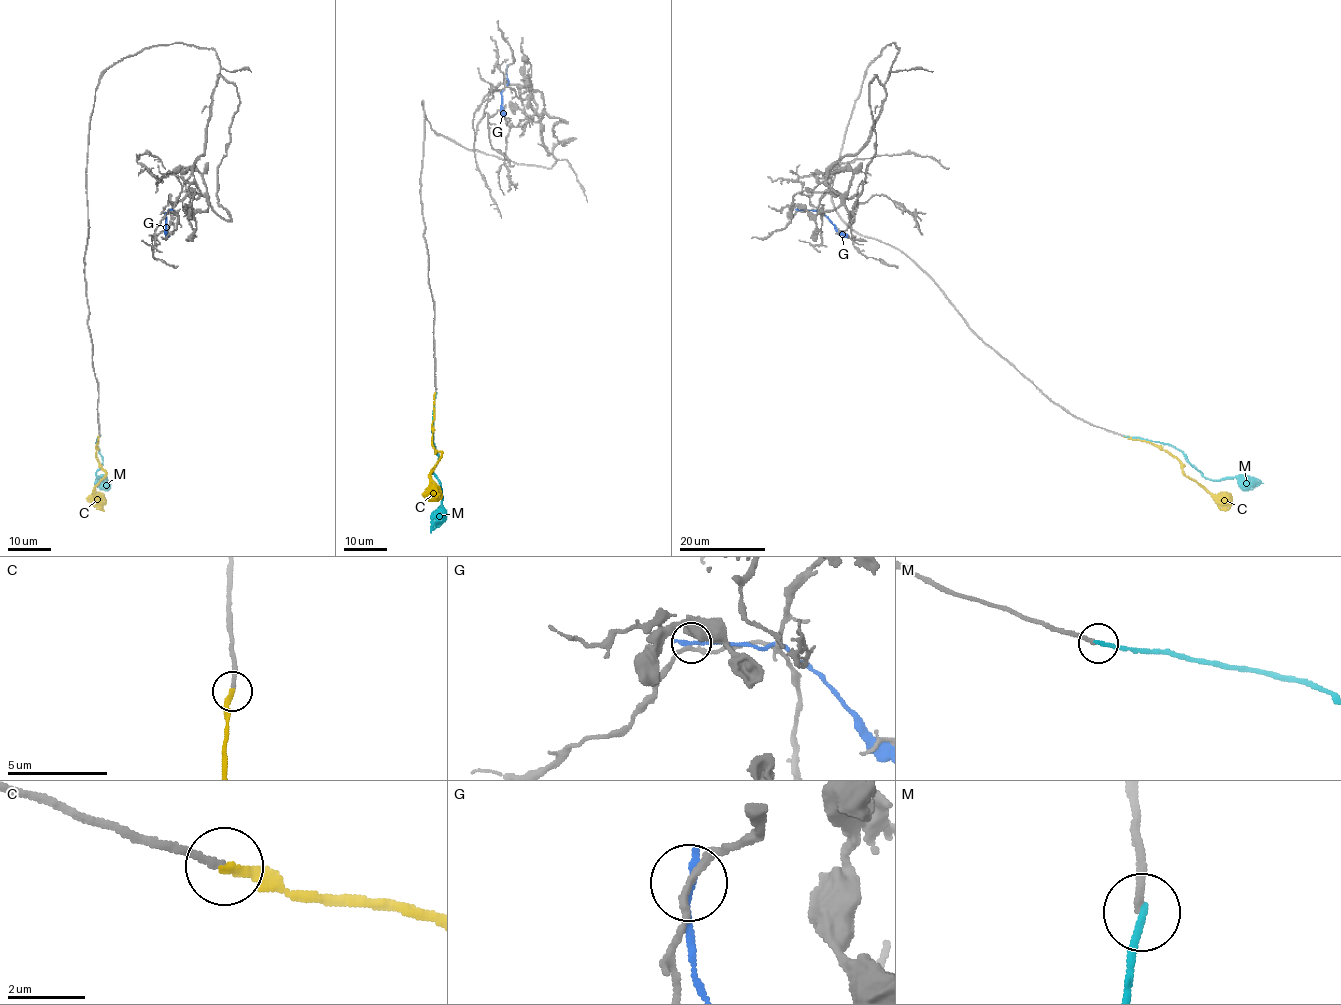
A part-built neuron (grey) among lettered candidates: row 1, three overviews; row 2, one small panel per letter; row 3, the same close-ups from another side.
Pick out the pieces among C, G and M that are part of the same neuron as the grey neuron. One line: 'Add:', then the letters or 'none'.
Add: C

